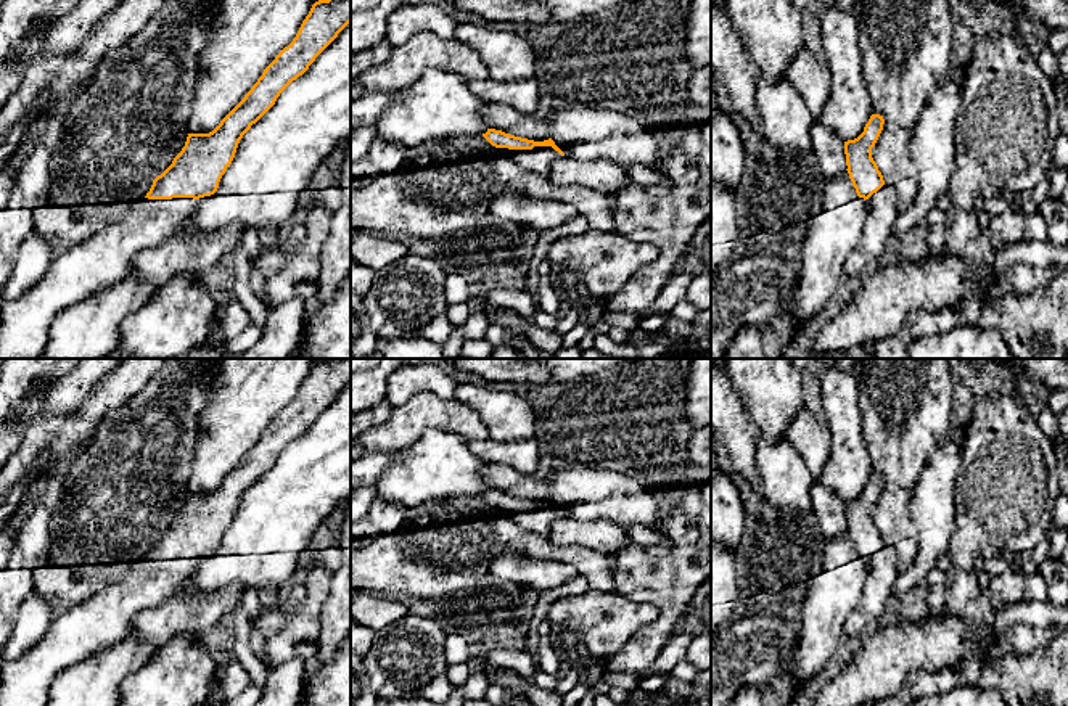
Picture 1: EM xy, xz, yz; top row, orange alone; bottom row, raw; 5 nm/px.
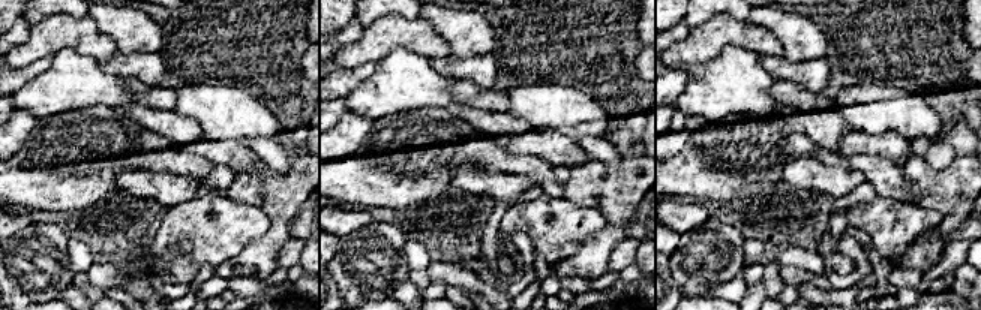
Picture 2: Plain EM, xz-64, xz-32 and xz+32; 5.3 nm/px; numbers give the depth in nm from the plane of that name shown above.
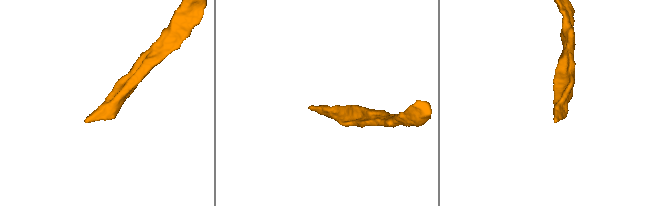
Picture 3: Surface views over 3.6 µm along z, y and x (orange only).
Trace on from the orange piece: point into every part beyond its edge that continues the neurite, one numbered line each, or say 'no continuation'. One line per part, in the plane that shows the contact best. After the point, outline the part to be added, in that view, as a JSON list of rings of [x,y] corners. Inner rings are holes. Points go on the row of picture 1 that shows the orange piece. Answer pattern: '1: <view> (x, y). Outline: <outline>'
1: xz (539, 160). Outline: [[[534,146],[532,150],[503,148],[505,158],[518,164],[521,169],[547,177],[552,162],[561,156],[552,146]]]

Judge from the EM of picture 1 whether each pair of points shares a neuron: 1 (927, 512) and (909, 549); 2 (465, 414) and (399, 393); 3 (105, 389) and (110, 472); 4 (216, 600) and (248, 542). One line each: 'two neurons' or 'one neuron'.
1: two neurons
2: two neurons
3: two neurons
4: two neurons

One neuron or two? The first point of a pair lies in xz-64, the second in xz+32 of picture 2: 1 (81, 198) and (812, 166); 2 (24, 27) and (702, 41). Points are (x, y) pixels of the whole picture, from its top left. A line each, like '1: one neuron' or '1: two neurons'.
1: two neurons
2: two neurons

